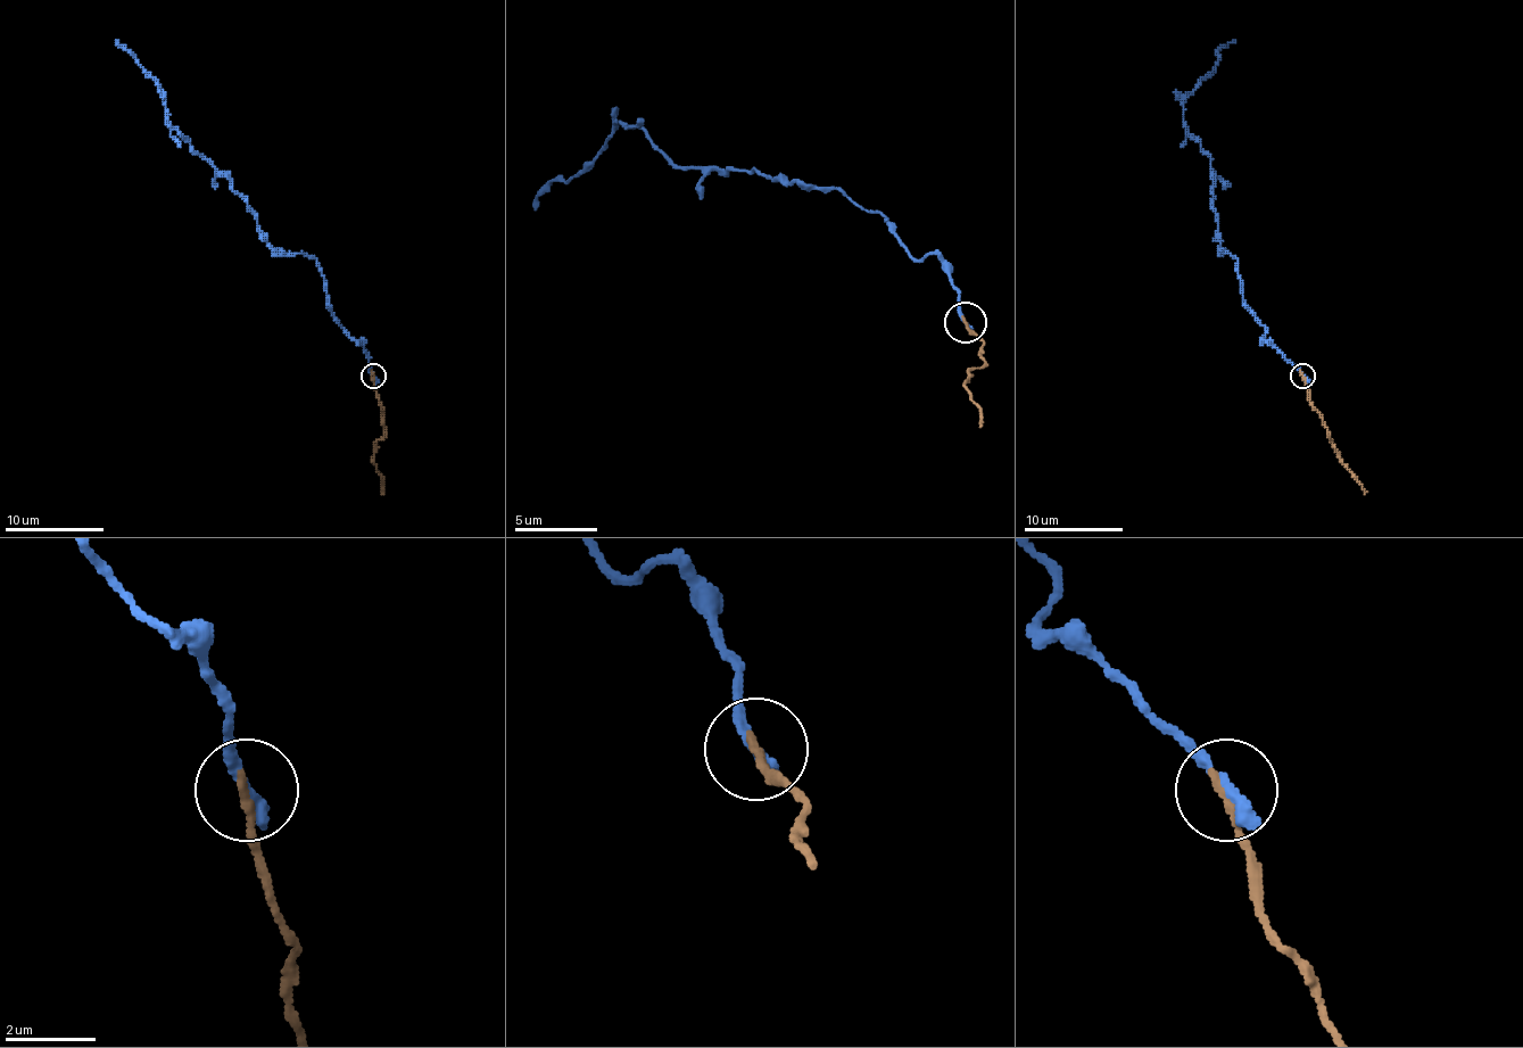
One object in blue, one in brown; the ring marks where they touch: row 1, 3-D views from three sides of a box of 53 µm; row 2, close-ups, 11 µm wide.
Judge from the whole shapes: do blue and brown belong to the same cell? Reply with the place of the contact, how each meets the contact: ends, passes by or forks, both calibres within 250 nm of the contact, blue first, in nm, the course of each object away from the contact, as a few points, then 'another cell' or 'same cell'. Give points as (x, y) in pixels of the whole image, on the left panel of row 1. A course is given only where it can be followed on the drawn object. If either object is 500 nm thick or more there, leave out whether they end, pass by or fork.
at (373, 376); blue ends there; brown ends there; 340 nm thick on the blue side, 200 nm on the other; blue runs (373, 374), (327, 303), (322, 269), (272, 248), (257, 214), (167, 120), (165, 95), (116, 40); brown runs (373, 374), (383, 429), (373, 447), (373, 462), (381, 475), (383, 494); same cell

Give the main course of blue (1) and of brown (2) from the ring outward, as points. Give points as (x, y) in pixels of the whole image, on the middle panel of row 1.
1: (966, 321), (953, 279), (933, 255), (916, 258), (879, 213), (833, 188), (684, 167), (621, 122), (534, 208)
2: (966, 321), (975, 333), (983, 363), (966, 374), (983, 425)

